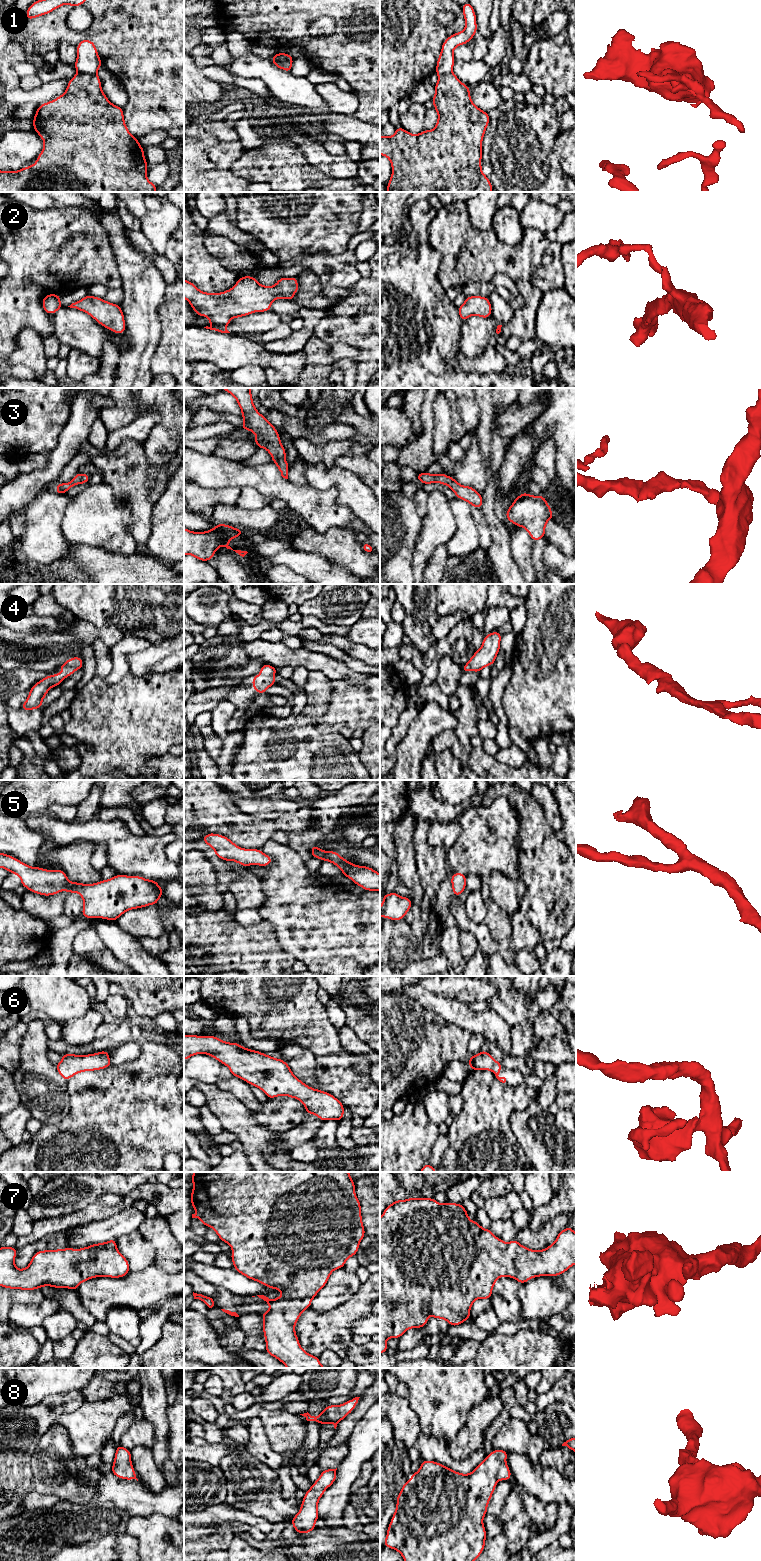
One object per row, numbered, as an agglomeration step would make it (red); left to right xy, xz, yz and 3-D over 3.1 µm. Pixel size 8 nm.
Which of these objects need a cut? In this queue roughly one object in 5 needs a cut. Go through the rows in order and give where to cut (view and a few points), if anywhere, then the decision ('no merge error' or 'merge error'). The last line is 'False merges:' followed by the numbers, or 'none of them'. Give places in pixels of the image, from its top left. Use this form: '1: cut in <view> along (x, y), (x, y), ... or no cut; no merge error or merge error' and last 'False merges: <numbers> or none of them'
1: cut in xz along (272, 59), (292, 61); merge error
2: no cut; no merge error
3: no cut; no merge error
4: no cut; no merge error
5: no cut; no merge error
6: no cut; no merge error
7: no cut; no merge error
8: no cut; no merge error
False merges: 1

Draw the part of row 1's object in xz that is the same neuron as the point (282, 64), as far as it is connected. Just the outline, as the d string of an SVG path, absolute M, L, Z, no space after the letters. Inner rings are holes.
M282 59L282 60L272 60L272 63L280 69L283 69L287 72L291 72L292 70L292 62L287 62L286 60Z

